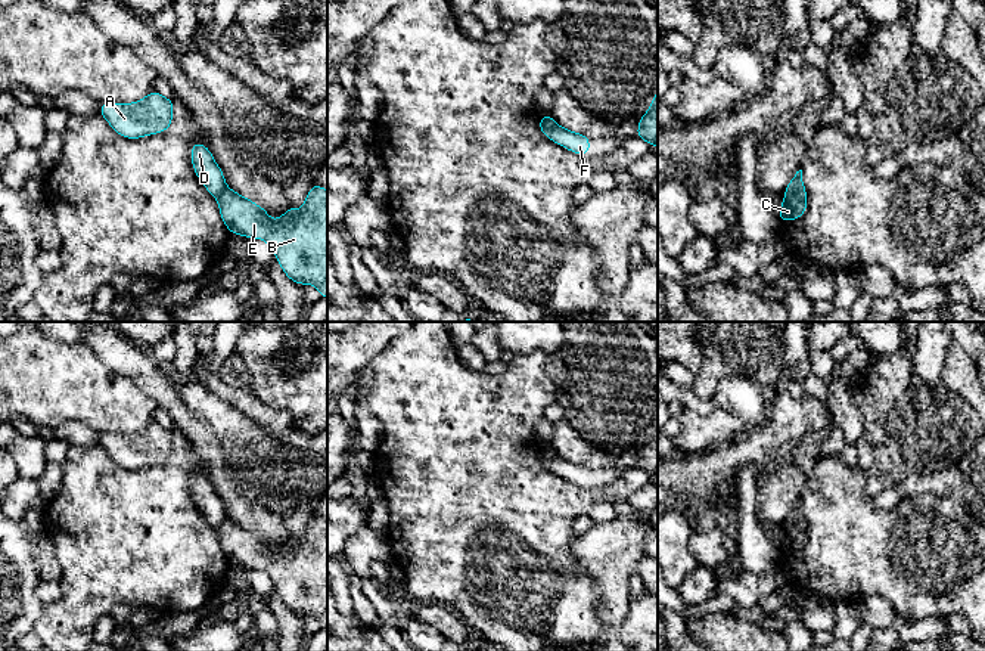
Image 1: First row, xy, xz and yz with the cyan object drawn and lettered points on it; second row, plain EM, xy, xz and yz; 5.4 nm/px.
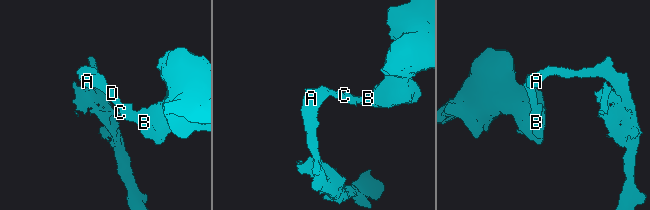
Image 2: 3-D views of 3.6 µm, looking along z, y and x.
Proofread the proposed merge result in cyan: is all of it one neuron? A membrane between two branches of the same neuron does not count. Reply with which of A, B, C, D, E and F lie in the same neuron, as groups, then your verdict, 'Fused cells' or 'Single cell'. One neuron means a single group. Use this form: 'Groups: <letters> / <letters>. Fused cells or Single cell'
Groups: A D / B C E F. Fused cells

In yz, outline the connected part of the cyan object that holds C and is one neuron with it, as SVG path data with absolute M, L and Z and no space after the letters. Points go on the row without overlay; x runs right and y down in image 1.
M805 521L786 527L782 537L779 539L782 554L799 549L805 542L807 542Z

